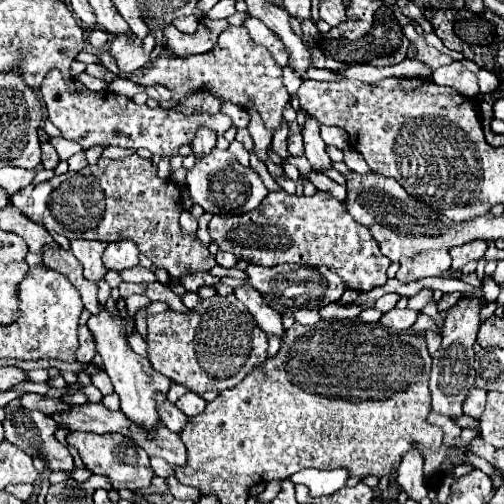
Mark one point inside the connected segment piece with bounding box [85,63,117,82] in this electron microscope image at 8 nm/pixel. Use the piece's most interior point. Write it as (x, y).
(98, 70)

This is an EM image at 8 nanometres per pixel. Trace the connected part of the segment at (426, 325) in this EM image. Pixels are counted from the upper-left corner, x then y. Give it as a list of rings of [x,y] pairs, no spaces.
[[[420,313],[418,319],[416,319],[416,323],[410,327],[410,333],[420,335],[420,333],[424,333],[424,331],[438,331],[438,327],[434,325],[434,321],[432,321],[428,315]]]

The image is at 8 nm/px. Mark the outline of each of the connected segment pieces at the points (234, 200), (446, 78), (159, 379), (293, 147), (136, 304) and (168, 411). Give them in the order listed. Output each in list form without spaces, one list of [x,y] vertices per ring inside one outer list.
[[[214,149],[210,155],[204,155],[202,159],[196,161],[194,169],[188,171],[186,185],[196,205],[200,205],[206,213],[224,219],[242,215],[246,211],[254,211],[254,207],[258,207],[258,203],[268,195],[268,189],[252,169],[242,167],[230,151],[220,151],[220,149]]]
[[[452,61],[450,65],[442,65],[432,73],[432,81],[436,85],[448,85],[466,97],[474,97],[478,93],[476,75],[470,73],[460,61]]]
[[[102,307],[100,315],[92,315],[88,319],[88,327],[94,335],[94,341],[96,341],[96,351],[102,355],[104,359],[104,371],[108,373],[108,377],[112,379],[112,385],[114,385],[114,391],[118,393],[120,397],[120,405],[122,405],[122,413],[136,425],[144,427],[148,431],[150,437],[156,435],[156,427],[160,423],[160,413],[158,413],[158,405],[166,401],[166,395],[168,395],[168,389],[172,385],[172,381],[158,373],[152,363],[142,357],[142,355],[136,355],[128,341],[126,341],[126,335],[122,331],[122,325],[120,321],[112,319],[108,315],[108,311]]]
[[[298,133],[298,135],[290,135],[290,137],[288,137],[288,153],[290,153],[292,157],[300,157],[300,155],[304,155],[302,135],[300,135],[300,133]]]
[[[132,295],[126,299],[126,308],[129,318],[134,318],[137,311],[149,305],[151,301],[143,295]]]
[[[166,401],[166,403],[162,405],[162,423],[164,423],[172,433],[182,433],[182,429],[186,427],[186,421],[188,421],[188,417],[182,415],[182,411],[180,411],[176,405],[172,405],[170,401]]]

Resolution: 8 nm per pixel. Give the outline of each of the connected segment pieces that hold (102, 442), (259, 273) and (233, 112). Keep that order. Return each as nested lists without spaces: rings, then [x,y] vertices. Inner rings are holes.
[[[70,433],[66,437],[70,445],[74,445],[86,463],[86,467],[92,473],[106,475],[114,489],[146,489],[150,487],[150,481],[154,477],[154,471],[150,467],[150,459],[142,447],[138,447],[130,437],[120,433],[108,433],[108,435],[96,435],[96,433]]]
[[[248,265],[246,267],[250,285],[258,289],[264,301],[272,309],[320,309],[330,305],[342,297],[344,285],[338,275],[334,275],[328,267],[310,267],[310,265],[278,265],[278,267],[262,267],[262,265]]]
[[[222,103],[222,109],[220,111],[224,115],[228,115],[234,121],[236,127],[248,127],[248,123],[250,123],[250,115],[242,107],[238,107],[234,103]]]

